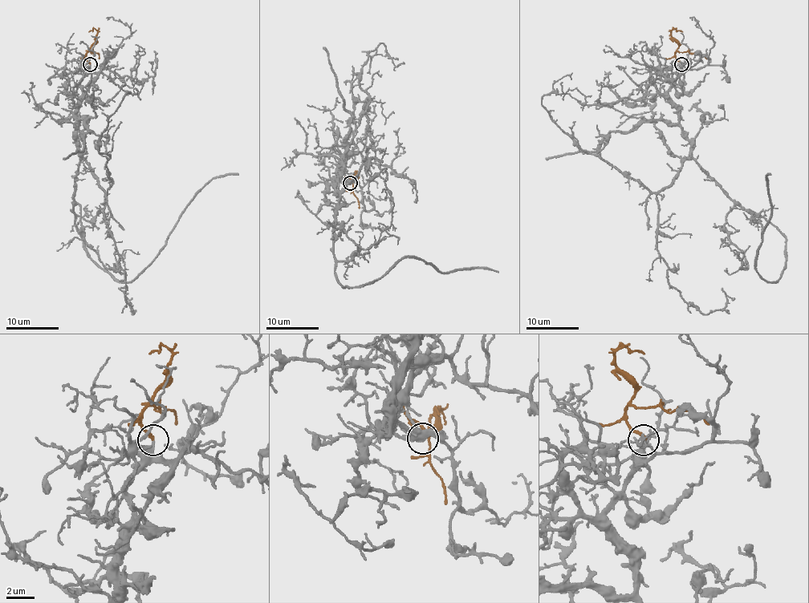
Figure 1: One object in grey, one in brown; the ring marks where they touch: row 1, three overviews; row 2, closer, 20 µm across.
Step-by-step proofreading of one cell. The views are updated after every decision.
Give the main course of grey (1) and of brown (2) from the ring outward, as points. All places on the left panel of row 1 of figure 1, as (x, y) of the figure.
1: (91, 64), (80, 82), (74, 209), (87, 253), (101, 268), (132, 282), (212, 179), (238, 175)
2: (91, 64), (85, 54), (97, 31), (93, 29), (88, 31)

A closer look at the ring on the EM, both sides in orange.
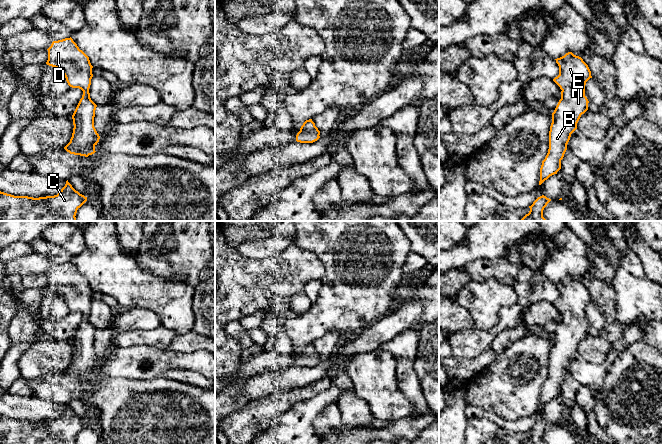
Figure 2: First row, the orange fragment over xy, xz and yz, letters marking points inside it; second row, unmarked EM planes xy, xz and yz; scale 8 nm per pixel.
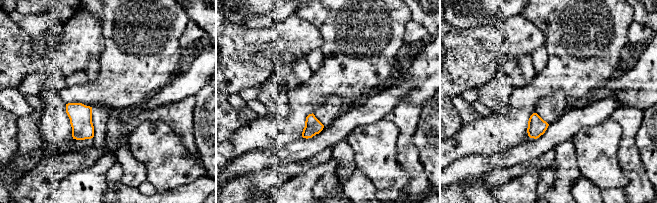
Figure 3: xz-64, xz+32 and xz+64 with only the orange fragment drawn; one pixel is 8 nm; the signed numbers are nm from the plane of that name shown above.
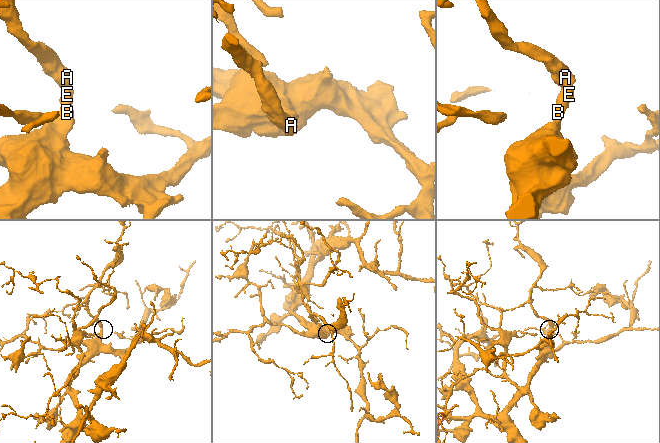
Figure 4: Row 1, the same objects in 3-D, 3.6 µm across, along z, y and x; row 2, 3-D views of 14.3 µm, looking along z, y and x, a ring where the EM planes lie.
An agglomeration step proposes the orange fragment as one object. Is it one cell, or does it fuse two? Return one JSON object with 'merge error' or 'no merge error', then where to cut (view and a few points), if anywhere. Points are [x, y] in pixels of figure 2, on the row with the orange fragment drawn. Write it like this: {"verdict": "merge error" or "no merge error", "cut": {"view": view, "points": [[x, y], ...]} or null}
{"verdict": "no merge error", "cut": null}

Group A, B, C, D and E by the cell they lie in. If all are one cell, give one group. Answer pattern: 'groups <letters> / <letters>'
groups A B C D E

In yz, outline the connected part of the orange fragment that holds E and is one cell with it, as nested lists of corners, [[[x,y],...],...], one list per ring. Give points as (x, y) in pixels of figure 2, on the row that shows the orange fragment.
[[[572,52],[555,60],[559,75],[553,81],[562,90],[561,99],[552,113],[549,149],[540,168],[539,185],[561,169],[571,134],[577,129],[577,123],[588,110],[589,103],[585,96],[586,82],[592,78],[588,65]]]

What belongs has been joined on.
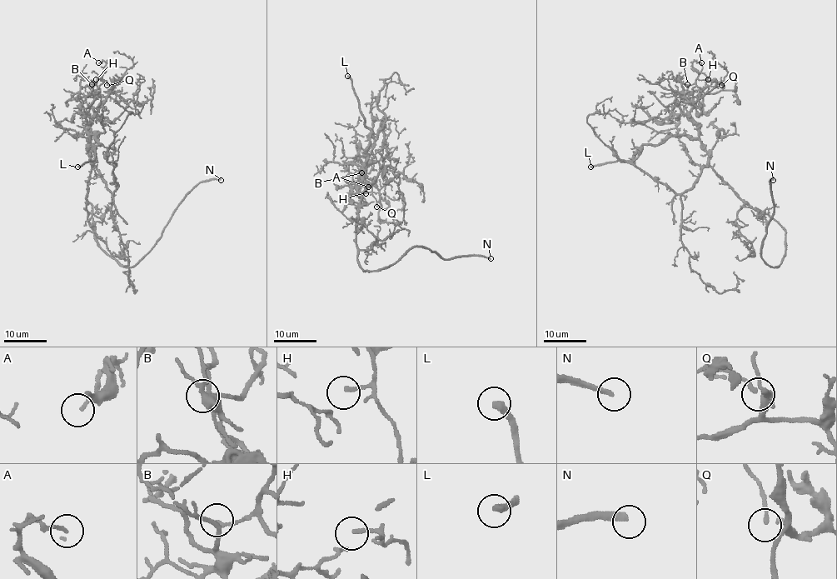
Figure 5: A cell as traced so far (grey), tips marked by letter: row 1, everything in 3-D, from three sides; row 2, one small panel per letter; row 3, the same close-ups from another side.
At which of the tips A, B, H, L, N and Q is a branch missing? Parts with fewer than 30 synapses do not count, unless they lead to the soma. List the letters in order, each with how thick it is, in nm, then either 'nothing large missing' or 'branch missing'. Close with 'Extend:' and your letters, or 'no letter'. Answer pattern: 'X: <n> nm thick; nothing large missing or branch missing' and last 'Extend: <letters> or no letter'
A: 140 nm thick; nothing large missing
B: 110 nm thick; nothing large missing
H: 110 nm thick; nothing large missing
L: 320 nm thick; branch missing
N: 240 nm thick; branch missing
Q: 110 nm thick; nothing large missing
Extend: L, N

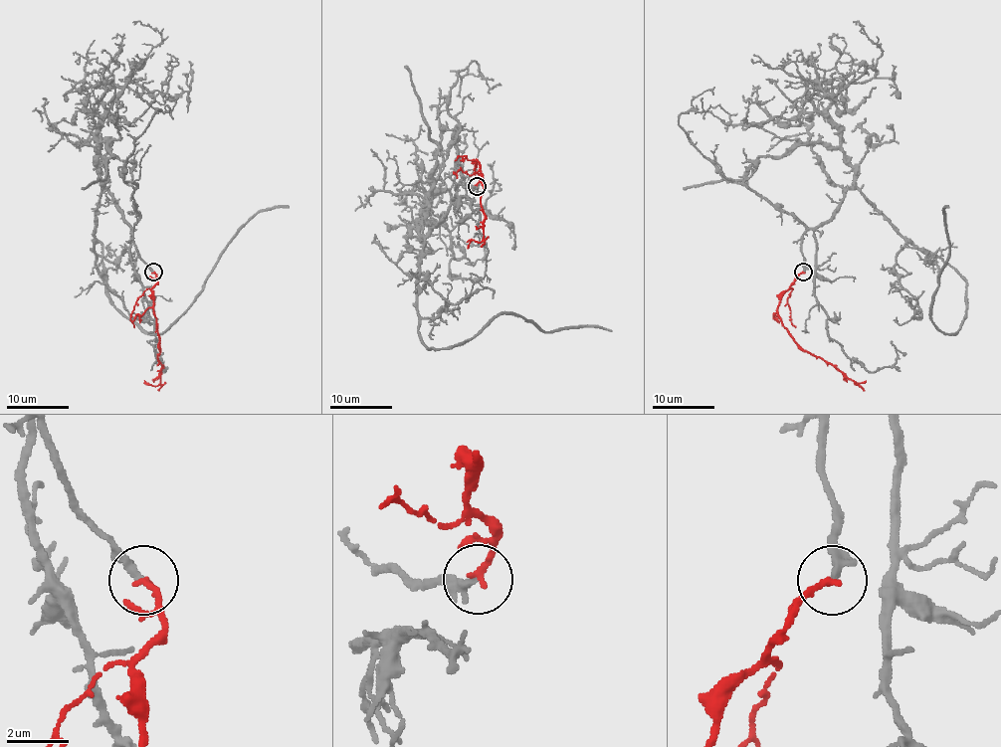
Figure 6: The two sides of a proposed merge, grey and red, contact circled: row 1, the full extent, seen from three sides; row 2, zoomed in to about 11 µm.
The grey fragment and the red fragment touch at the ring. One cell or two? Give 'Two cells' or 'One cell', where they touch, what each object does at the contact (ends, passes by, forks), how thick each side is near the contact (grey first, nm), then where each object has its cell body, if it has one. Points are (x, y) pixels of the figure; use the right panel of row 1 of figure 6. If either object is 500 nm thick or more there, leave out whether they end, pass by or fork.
One cell. Place: (803, 272). At the ring grey ends. At the ring red ends. Thickness 240 nm (grey) against 200 nm. Soma of grey: none. Soma of red: none

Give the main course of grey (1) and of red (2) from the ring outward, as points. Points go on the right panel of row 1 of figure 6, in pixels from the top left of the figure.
1: (803, 272), (803, 234), (857, 189), (967, 284), (954, 332), (931, 318), (948, 255), (948, 208)
2: (803, 272), (783, 293), (777, 309), (781, 324), (803, 349), (822, 357), (860, 385), (866, 381)

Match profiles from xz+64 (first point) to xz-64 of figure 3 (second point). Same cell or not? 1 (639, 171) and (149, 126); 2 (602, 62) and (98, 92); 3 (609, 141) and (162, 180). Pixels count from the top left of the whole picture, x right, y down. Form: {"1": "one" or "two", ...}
{"1": "two", "2": "one", "3": "one"}

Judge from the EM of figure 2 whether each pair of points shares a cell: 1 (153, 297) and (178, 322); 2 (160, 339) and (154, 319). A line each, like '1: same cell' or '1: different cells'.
1: same cell
2: different cells

